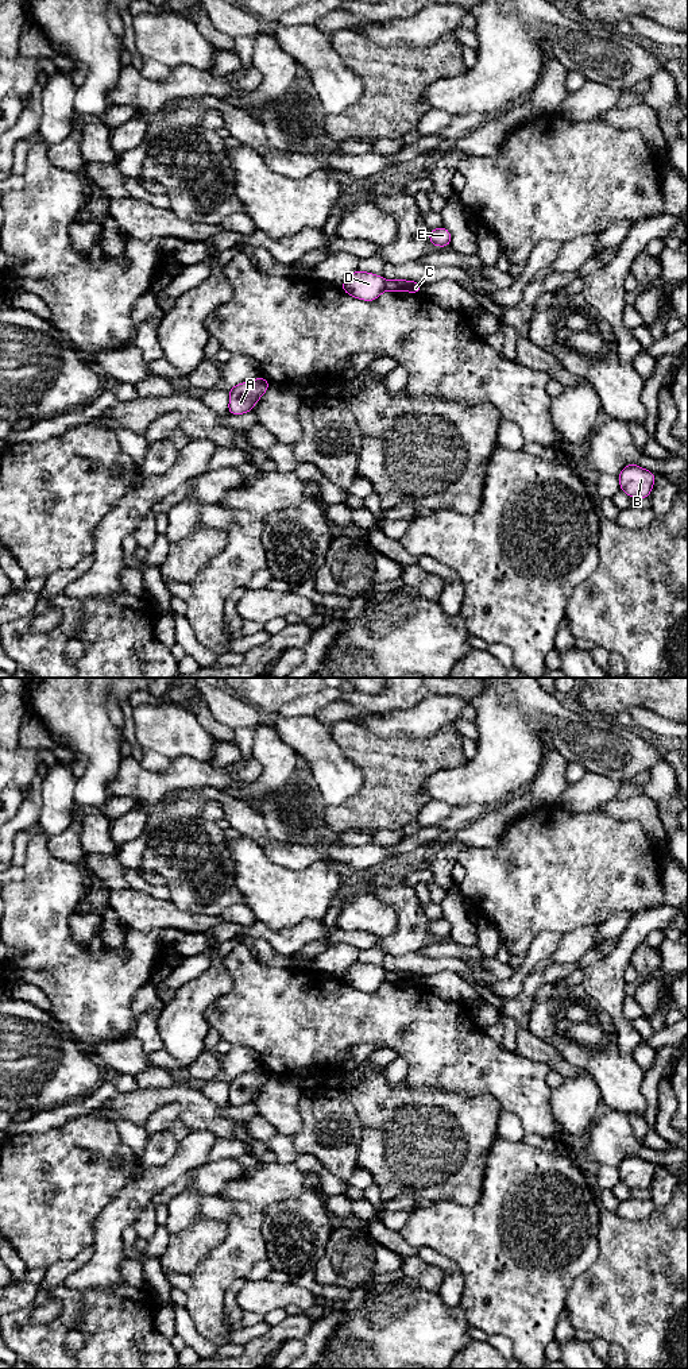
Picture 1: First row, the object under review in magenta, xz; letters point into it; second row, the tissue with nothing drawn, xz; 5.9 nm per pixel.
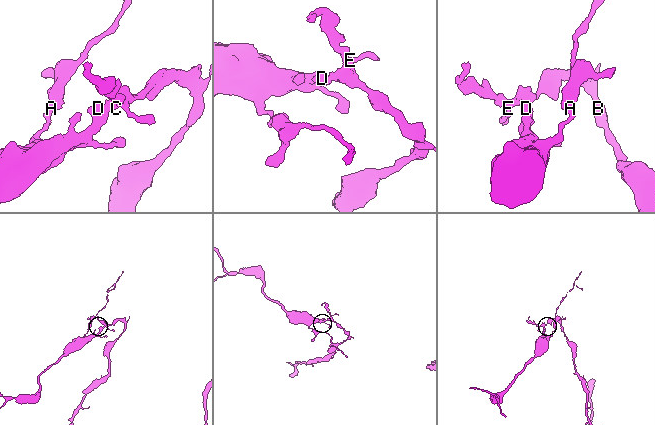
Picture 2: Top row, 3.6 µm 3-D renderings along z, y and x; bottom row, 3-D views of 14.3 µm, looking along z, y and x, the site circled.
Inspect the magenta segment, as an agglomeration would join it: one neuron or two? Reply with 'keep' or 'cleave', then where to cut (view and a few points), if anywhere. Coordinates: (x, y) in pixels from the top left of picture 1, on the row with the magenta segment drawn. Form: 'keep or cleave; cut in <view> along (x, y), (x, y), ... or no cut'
cleave; cut in xz along (386, 281), (389, 289)

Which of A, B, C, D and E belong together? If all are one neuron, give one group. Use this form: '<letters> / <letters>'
A D / B C E

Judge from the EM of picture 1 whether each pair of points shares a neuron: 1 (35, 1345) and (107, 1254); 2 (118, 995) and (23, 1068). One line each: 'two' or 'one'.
1: two
2: two

